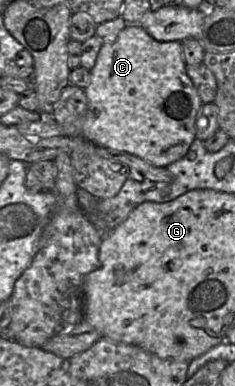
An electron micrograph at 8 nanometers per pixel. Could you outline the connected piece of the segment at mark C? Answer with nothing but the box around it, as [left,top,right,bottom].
[82,23,203,167]

